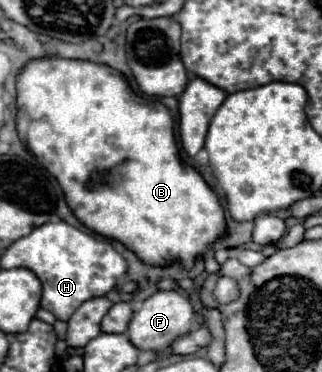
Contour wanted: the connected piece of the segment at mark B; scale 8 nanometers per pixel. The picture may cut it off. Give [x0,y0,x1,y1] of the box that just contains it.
[16,59,226,271]

